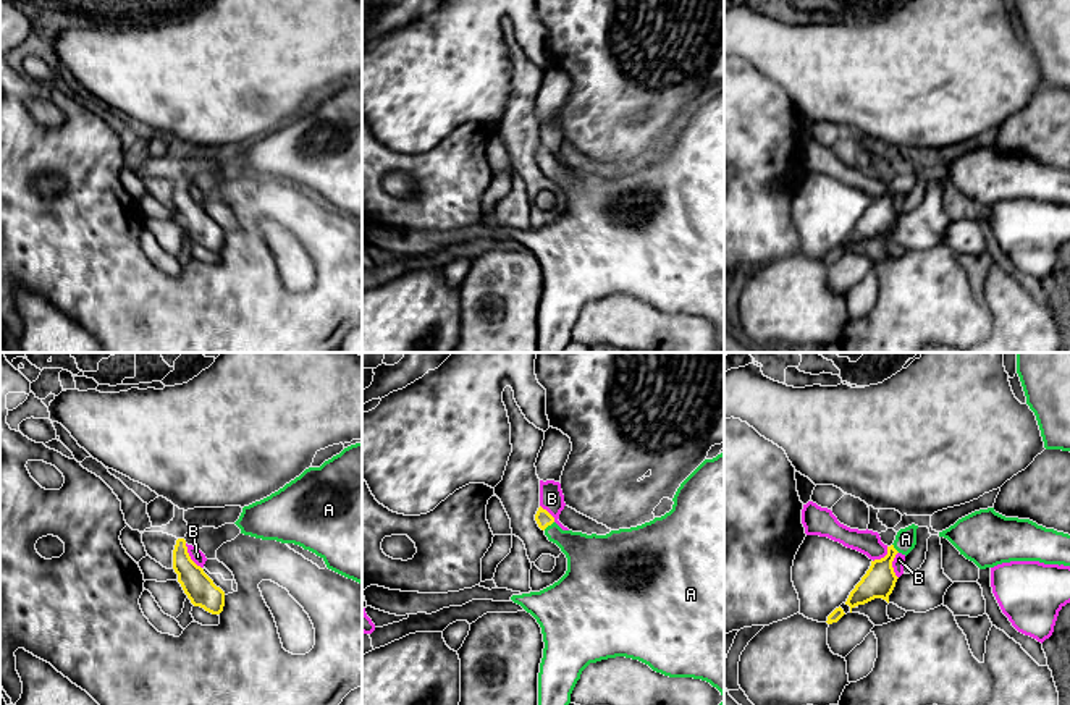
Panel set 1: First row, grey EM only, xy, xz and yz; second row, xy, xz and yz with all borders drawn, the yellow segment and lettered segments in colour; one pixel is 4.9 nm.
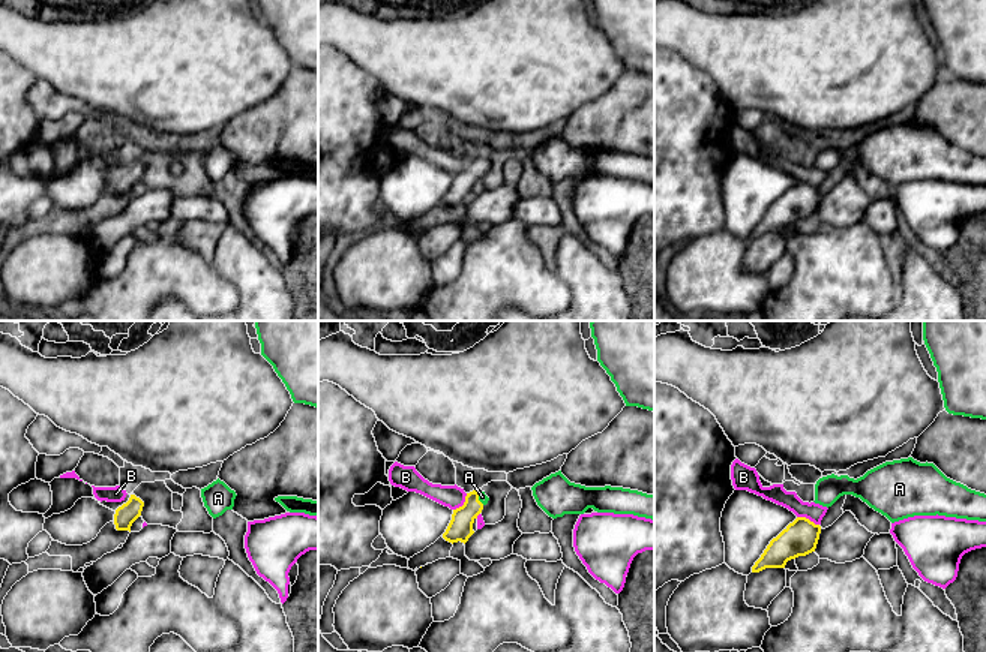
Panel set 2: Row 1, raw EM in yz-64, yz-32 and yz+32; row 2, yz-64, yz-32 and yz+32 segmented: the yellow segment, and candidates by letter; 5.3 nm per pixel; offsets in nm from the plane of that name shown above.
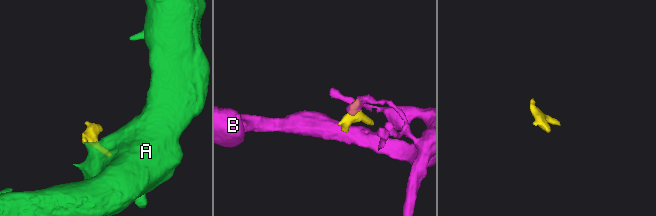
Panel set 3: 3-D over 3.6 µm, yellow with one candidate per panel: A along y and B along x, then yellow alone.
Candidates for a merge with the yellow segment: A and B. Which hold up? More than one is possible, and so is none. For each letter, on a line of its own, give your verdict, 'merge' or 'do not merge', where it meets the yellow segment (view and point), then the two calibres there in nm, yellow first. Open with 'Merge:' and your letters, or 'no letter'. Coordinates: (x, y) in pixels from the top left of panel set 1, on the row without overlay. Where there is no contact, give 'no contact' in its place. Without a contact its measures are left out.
Merge: A
A: merge | xz (548, 162) | 80/200 nm
B: do not merge | xy (189, 194) | 150/70 nm

